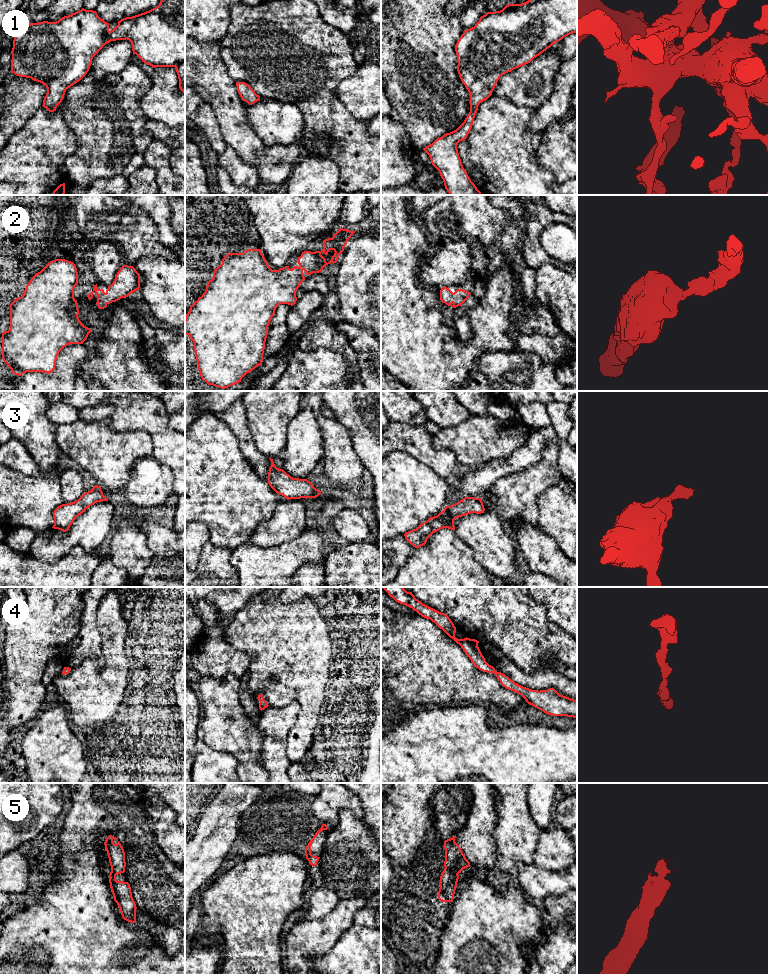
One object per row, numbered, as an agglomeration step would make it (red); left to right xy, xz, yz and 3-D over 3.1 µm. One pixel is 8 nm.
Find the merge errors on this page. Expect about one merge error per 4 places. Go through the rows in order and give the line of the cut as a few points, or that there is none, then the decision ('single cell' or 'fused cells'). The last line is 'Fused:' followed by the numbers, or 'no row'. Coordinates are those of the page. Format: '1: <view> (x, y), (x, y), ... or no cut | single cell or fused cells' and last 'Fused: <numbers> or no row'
1: no cut | single cell
2: no cut | single cell
3: no cut | single cell
4: no cut | single cell
5: no cut | single cell
Fused: no row

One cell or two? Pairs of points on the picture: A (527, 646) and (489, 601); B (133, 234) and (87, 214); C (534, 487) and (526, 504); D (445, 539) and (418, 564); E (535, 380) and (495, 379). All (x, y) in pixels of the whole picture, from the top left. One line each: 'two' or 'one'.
A: one
B: one
C: one
D: one
E: one

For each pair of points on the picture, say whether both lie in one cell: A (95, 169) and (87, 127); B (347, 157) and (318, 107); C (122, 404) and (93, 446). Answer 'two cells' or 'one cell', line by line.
A: one cell
B: one cell
C: two cells

